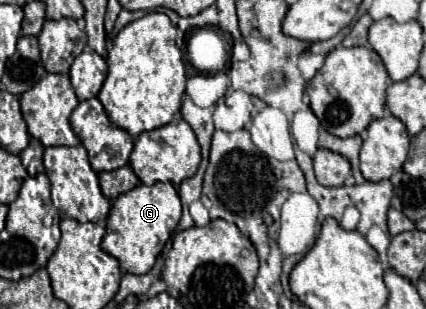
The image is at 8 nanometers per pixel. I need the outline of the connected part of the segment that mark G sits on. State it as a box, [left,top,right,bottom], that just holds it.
[101,183,181,275]

